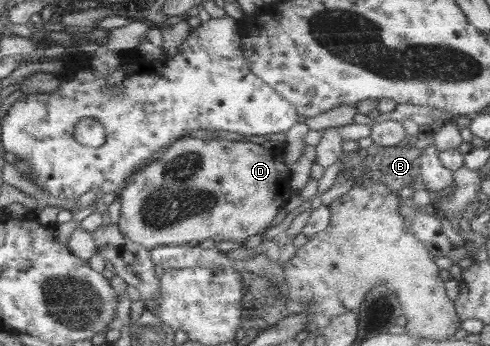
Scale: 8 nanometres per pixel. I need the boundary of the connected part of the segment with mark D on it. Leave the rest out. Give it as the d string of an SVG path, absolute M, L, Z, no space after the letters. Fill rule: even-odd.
M185 136L170 145L157 160L137 172L121 192L119 230L148 250L160 245L198 246L205 239L238 242L270 229L277 215L293 195L292 168L285 163L283 151L265 148L251 141L224 138L199 139Z

